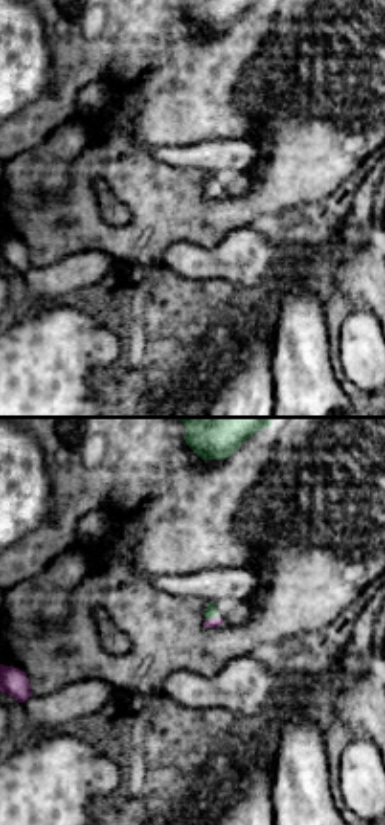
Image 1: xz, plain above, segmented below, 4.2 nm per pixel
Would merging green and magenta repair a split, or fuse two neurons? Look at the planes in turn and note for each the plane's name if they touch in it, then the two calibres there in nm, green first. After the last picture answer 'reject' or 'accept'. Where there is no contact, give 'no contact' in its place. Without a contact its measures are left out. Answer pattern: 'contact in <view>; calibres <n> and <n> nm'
contact in xz; calibres 50 and 50 nm

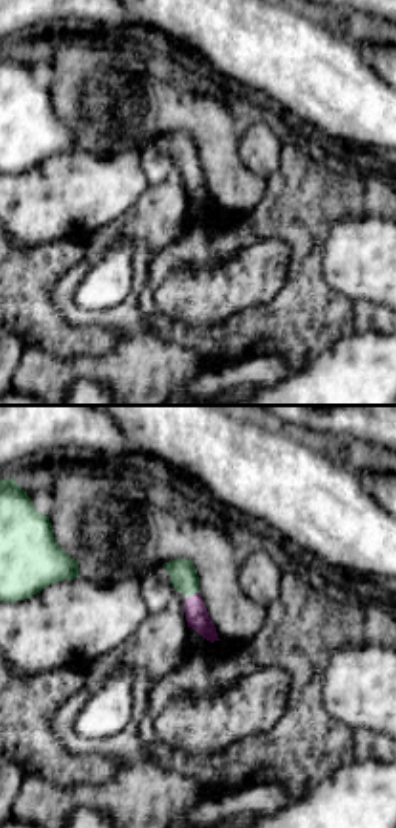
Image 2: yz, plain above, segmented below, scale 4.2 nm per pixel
contact in yz; calibres 120 and 100 nm

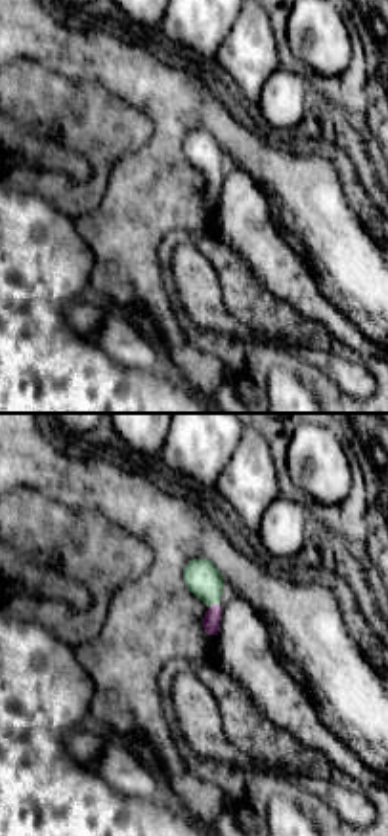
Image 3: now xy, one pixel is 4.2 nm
contact in xy; calibres 150 and 80 nm

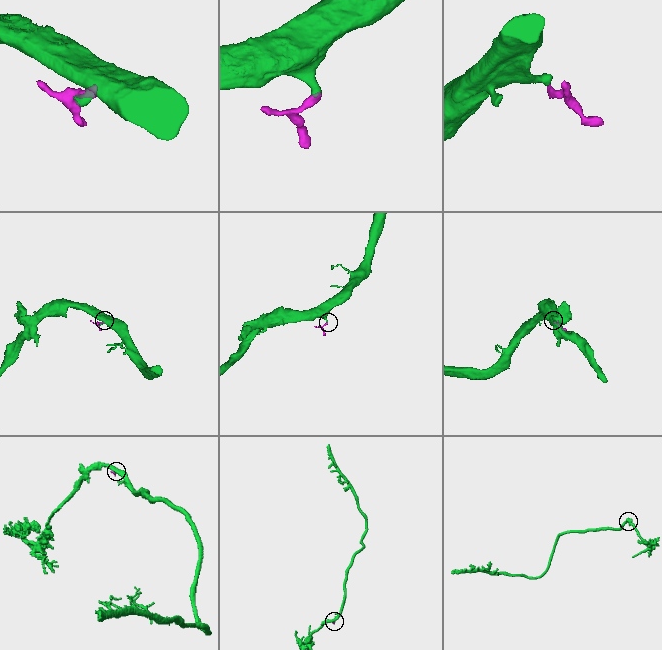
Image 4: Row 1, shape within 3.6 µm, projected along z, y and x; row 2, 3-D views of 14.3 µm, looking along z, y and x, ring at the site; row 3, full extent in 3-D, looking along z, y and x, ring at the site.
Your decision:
accept

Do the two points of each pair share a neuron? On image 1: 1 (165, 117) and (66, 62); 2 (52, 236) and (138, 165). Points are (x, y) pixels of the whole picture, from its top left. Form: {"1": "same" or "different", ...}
{"1": "same", "2": "same"}

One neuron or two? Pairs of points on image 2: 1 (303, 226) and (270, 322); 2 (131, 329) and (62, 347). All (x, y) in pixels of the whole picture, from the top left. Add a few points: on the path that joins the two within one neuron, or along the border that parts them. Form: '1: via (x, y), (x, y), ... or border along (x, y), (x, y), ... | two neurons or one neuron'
1: via (303, 249), (303, 289), (293, 299) | one neuron
2: border along (102, 326), (111, 329) | two neurons

